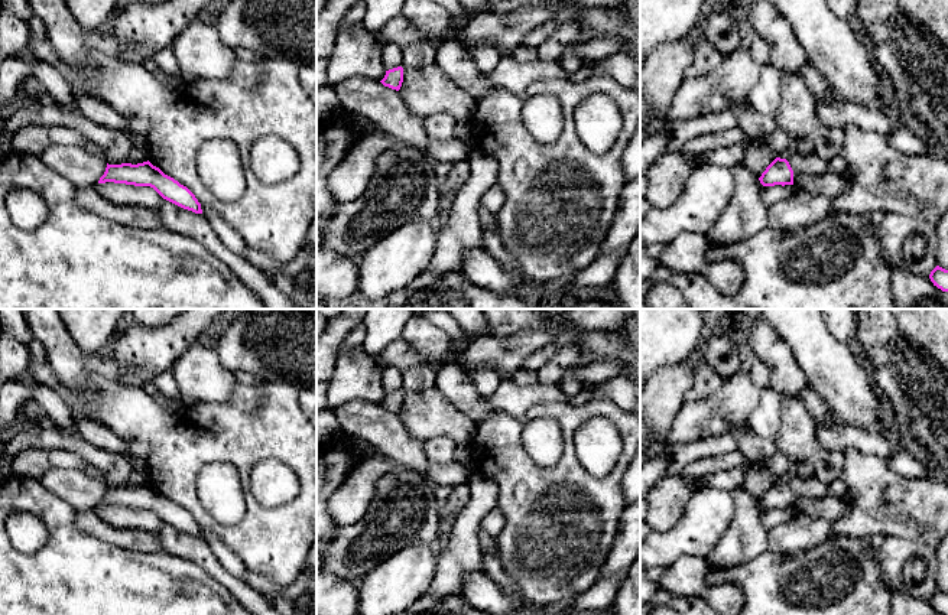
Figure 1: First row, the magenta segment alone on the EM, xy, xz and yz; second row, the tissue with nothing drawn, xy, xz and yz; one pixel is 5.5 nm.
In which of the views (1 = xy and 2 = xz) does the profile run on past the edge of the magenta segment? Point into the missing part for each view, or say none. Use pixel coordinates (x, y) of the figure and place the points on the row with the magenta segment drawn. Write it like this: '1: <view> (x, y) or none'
1: none
2: none

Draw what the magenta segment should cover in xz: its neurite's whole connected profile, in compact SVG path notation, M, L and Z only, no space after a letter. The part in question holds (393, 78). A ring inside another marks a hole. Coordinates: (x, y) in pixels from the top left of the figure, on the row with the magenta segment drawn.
M397 66L397 68L386 71L386 75L380 82L384 87L399 91L403 82L403 68Z

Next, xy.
M149 160L137 165L121 163L108 165L98 183L114 182L134 186L150 186L163 199L192 211L202 214L201 204L195 195L173 178L165 175L159 167L153 166Z

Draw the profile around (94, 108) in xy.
M81 91L74 92L74 100L77 104L77 110L88 120L111 130L118 130L126 134L132 134L126 114L117 111L105 101L87 95Z

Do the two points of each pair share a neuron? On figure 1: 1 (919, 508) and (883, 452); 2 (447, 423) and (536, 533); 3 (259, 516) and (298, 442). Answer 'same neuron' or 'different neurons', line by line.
1: different neurons
2: different neurons
3: same neuron

